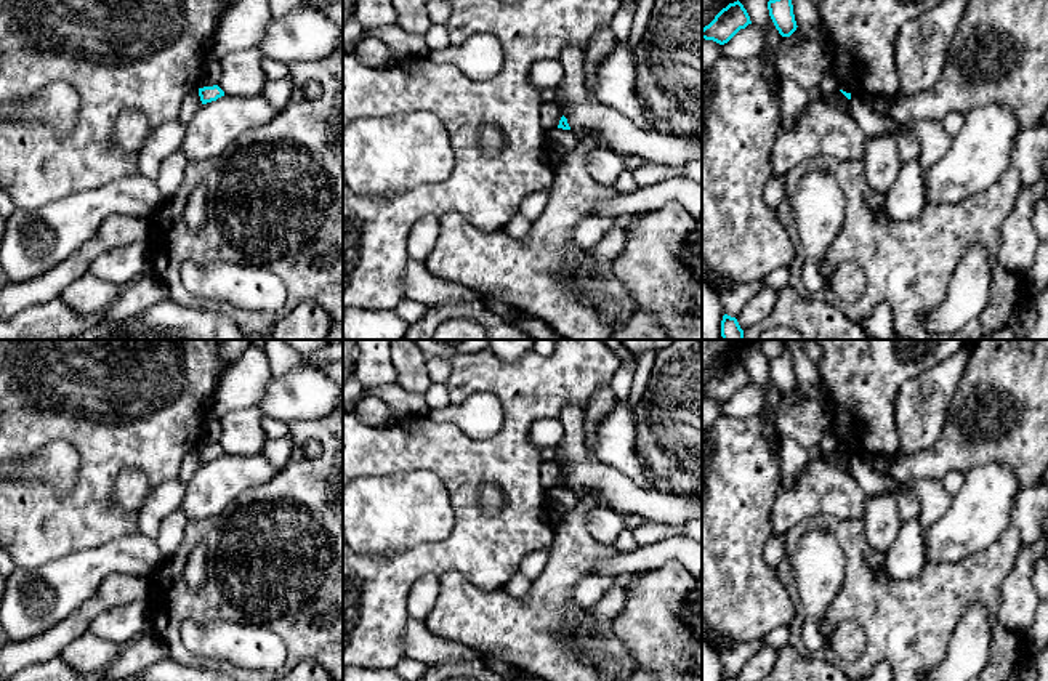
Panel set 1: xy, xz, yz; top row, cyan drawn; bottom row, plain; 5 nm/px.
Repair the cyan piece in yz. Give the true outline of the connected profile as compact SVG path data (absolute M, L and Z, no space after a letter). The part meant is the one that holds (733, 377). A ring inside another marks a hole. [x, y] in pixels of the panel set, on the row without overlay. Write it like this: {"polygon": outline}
{"polygon": "M737 359L723 367L715 378L702 388L702 397L724 404L748 383L752 383L750 375Z"}

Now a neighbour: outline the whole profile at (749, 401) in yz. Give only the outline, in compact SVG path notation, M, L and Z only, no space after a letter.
M748 383L745 388L740 388L728 402L723 404L719 415L731 418L747 418L760 415L763 405L763 389L755 383Z

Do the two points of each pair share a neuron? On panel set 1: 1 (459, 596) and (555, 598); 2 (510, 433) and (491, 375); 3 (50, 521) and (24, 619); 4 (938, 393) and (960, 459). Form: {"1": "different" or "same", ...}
{"1": "same", "2": "same", "3": "different", "4": "different"}

